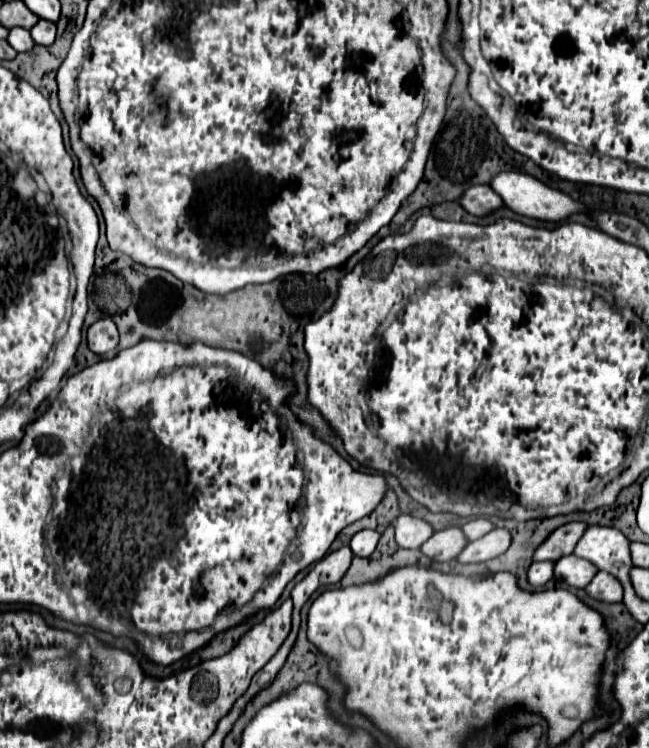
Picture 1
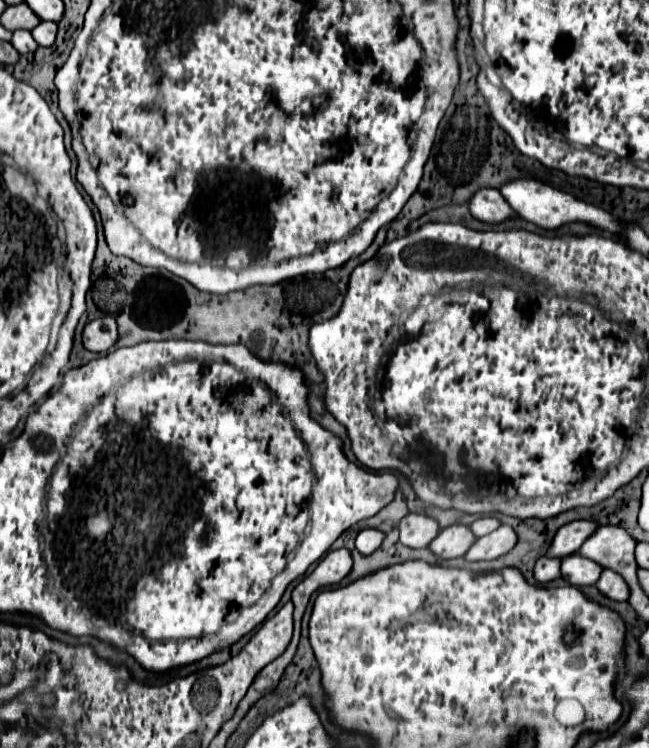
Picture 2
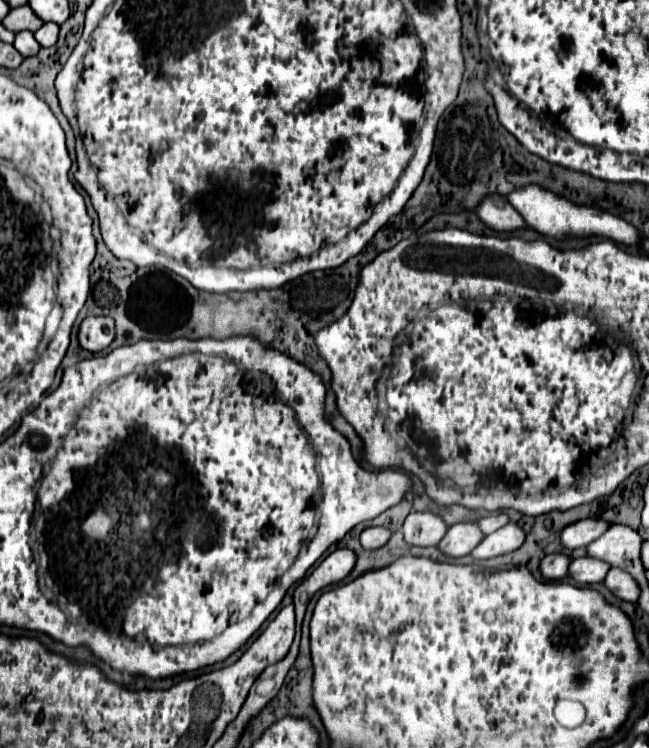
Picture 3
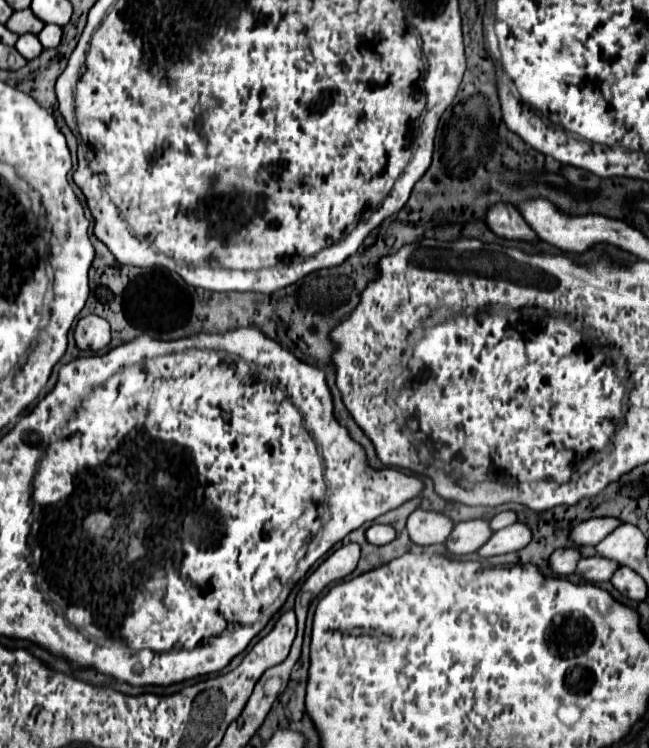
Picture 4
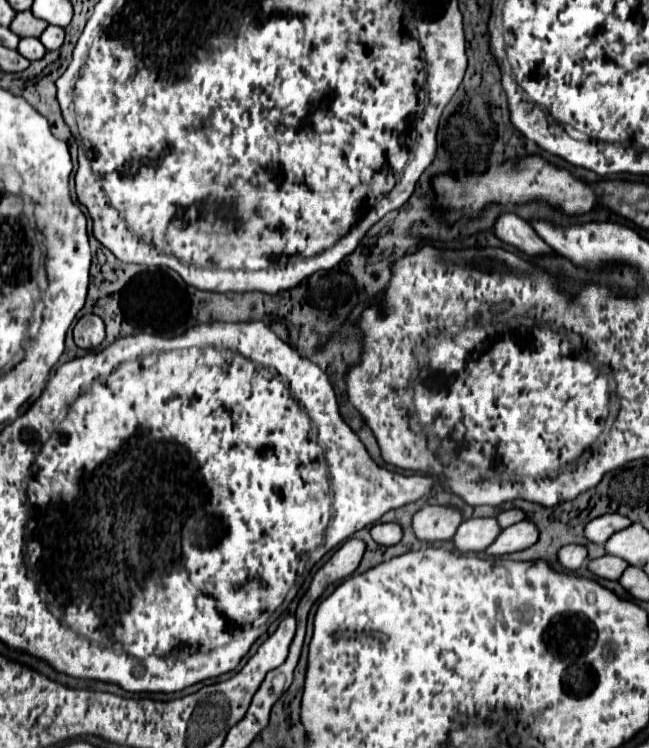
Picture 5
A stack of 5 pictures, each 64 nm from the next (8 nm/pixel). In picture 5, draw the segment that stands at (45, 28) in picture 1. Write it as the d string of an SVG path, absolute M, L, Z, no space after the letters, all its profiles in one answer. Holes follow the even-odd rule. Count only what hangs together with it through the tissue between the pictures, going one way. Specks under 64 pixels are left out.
M48 26L42 36L40 36L40 42L44 44L46 50L58 50L64 42L64 28L60 26Z

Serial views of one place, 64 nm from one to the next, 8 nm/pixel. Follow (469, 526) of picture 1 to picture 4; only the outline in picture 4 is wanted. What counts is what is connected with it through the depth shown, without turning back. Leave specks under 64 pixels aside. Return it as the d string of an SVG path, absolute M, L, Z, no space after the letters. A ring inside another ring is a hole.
M500 512L500 514L496 514L492 520L488 520L488 524L490 524L490 528L496 532L496 530L500 530L500 528L506 528L506 526L510 526L510 524L514 524L516 522L516 514L514 512Z

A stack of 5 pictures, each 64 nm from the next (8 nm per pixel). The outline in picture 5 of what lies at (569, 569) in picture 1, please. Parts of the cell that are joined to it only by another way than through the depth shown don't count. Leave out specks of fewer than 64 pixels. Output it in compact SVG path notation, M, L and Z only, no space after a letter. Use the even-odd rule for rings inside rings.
M602 556L602 558L596 558L596 560L590 560L586 564L586 568L598 576L598 578L604 578L604 580L618 580L618 576L624 572L628 564L616 556Z

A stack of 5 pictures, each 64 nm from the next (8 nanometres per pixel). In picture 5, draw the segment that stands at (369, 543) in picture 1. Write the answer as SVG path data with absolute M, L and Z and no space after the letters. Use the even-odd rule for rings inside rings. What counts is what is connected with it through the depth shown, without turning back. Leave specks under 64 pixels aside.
M374 524L370 534L372 534L374 542L378 542L382 546L392 546L392 544L400 542L402 528L398 524Z

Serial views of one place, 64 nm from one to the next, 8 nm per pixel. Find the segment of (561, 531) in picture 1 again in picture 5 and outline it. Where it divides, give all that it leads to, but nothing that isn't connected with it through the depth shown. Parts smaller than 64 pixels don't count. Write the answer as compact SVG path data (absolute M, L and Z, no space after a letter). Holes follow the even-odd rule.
M620 514L600 516L584 526L584 538L594 544L604 544L604 540L608 540L614 532L626 528L628 524L632 524L632 522Z

